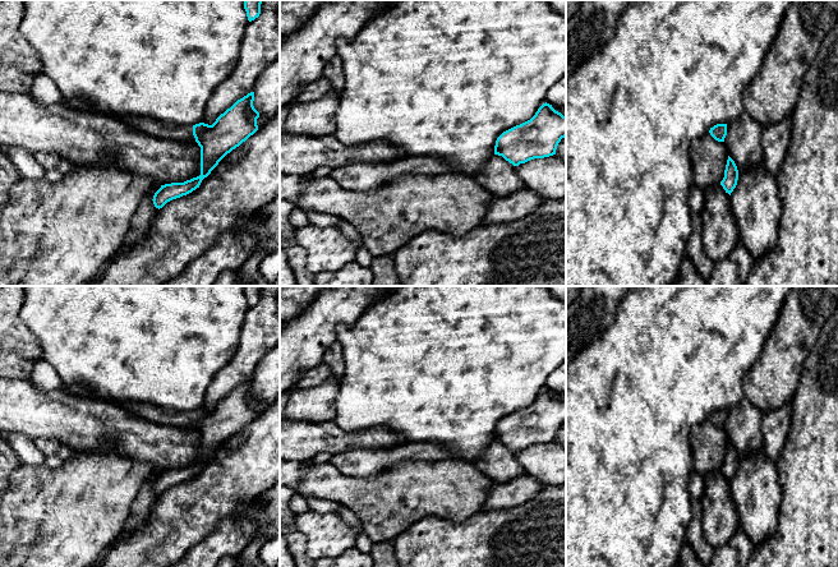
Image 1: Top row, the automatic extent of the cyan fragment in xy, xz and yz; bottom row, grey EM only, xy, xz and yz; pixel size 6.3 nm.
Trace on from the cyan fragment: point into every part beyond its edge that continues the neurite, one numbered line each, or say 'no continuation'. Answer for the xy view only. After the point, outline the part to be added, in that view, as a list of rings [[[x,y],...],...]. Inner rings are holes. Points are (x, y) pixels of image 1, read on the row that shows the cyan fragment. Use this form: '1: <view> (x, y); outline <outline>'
1: xy (156, 128); outline [[[126,115],[123,120],[134,130],[161,139],[189,140],[193,126],[149,119],[143,115]]]

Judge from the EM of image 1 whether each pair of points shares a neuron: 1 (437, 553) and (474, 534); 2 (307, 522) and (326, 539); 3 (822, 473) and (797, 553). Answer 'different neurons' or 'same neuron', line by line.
1: same neuron
2: same neuron
3: same neuron

